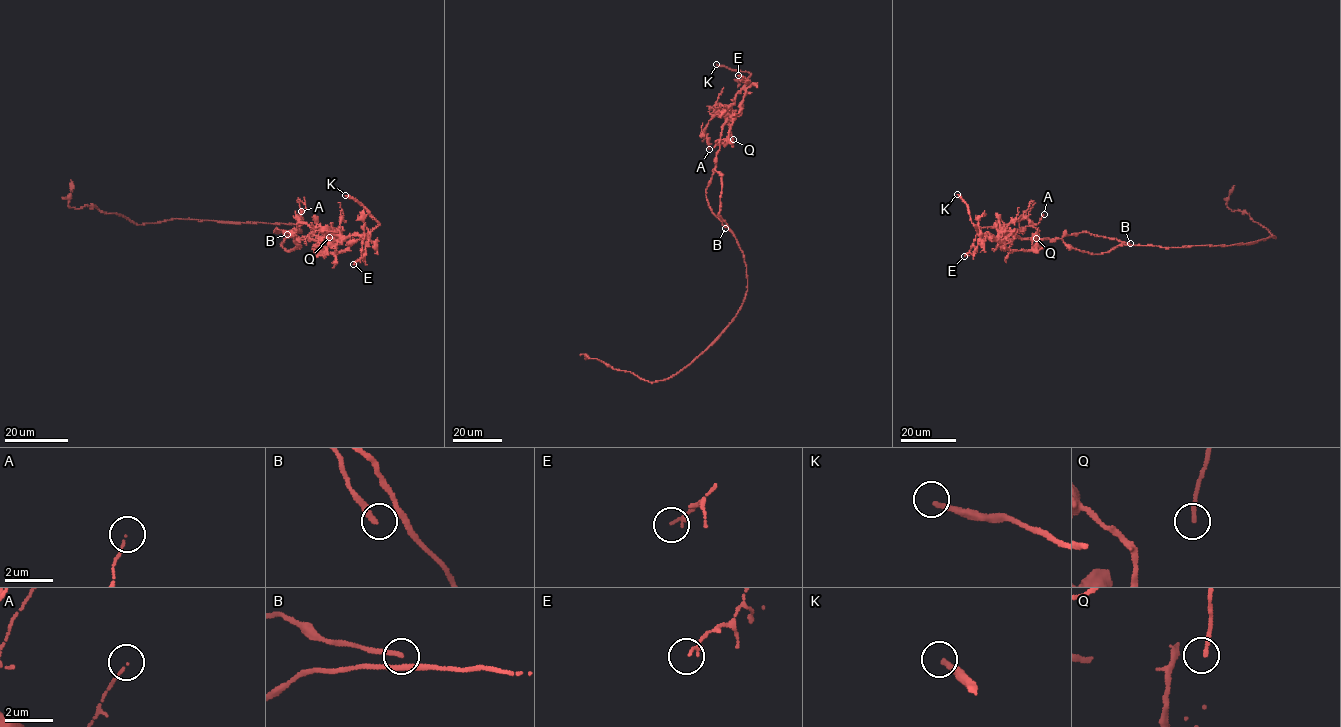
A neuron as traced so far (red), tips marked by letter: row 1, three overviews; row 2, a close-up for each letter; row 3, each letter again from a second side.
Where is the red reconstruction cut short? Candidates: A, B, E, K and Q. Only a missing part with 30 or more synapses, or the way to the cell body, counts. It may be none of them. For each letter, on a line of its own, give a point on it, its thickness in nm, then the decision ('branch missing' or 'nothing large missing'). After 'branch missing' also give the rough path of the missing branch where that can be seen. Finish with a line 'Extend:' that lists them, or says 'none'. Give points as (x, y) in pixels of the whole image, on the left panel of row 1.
A: at (301, 211); 80 nm thick; nothing large missing
B: at (287, 234); 150 nm thick; branch missing; missing branch runs (287, 234), (295, 234), (300, 225), (161, 215), (140, 205), (122, 213), (93, 213), (86, 202), (36, 175)
E: at (353, 264); 120 nm thick; nothing large missing
K: at (345, 195); 220 nm thick; branch missing; missing branch runs (345, 195), (333, 189), (322, 175), (320, 163), (313, 158), (312, 161)
Q: at (329, 237); 170 nm thick; nothing large missing
Extend: B, K

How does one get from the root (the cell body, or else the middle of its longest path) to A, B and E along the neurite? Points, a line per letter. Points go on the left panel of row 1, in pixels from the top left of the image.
A: (299, 231), (285, 237), (286, 251), (298, 246), (296, 238), (331, 236), (299, 218), (298, 224), (301, 211)
B: (299, 231), (285, 237), (281, 245), (288, 251), (299, 246), (294, 233), (276, 228), (274, 231), (287, 234)
E: (299, 231), (285, 237), (281, 245), (286, 251), (298, 246), (297, 237), (366, 236), (353, 264)

